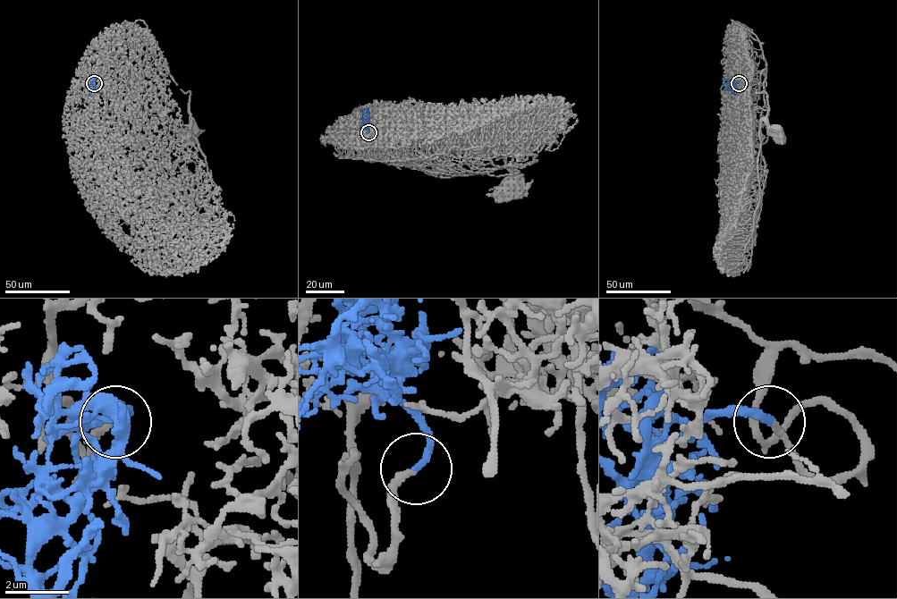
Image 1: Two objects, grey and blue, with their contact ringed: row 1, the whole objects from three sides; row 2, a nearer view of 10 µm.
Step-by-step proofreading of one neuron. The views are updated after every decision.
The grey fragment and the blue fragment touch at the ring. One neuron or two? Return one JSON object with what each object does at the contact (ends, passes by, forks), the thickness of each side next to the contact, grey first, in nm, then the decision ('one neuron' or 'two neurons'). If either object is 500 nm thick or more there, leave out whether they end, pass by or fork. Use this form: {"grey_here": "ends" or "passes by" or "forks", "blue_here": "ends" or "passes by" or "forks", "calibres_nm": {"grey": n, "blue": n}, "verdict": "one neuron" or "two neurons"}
{"grey_here": "ends", "blue_here": "ends", "calibres_nm": {"grey": 200, "blue": 240}, "verdict": "one neuron"}

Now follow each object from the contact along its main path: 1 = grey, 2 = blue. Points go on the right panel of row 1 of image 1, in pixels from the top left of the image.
1: (739, 83), (735, 78), (738, 114), (755, 120), (759, 128), (768, 113), (760, 125), (765, 122), (776, 132)
2: (739, 83), (723, 90)

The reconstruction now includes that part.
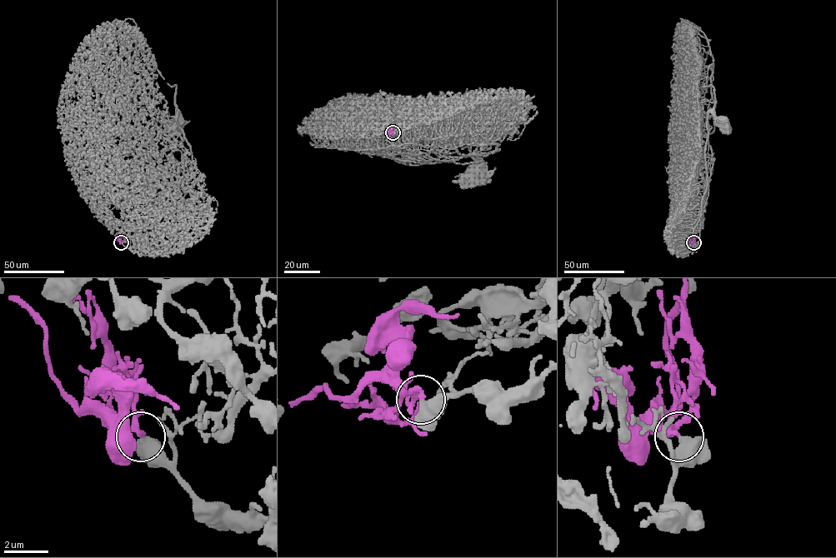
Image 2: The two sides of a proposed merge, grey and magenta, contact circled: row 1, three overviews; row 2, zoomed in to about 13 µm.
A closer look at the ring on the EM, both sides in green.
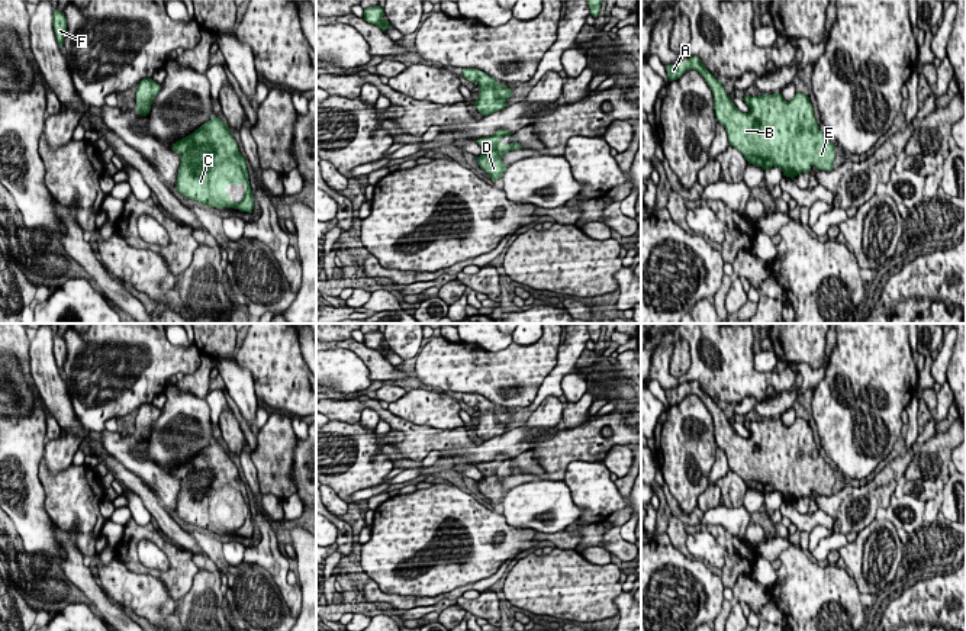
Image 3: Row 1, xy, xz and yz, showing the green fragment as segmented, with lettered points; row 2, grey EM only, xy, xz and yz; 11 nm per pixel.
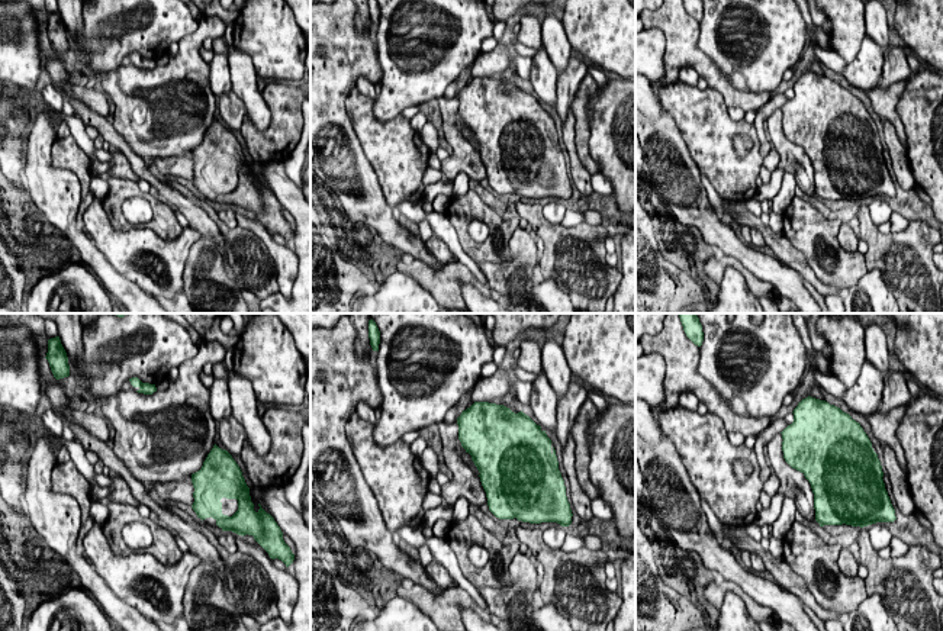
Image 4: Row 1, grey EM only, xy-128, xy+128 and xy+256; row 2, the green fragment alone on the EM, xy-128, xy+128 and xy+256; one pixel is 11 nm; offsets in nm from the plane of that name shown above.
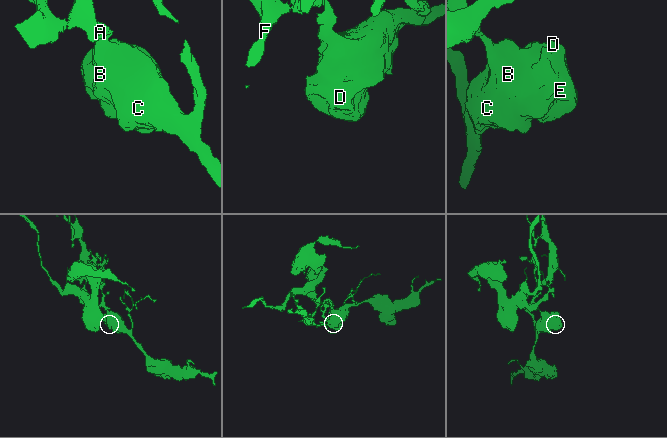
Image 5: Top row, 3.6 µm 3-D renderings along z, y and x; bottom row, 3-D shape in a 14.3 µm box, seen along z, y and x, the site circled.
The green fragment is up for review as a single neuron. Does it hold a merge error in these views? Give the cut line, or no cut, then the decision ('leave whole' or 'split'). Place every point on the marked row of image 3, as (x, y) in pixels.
cut none; leave whole

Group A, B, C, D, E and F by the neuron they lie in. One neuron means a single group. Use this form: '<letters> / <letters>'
A B C D E F

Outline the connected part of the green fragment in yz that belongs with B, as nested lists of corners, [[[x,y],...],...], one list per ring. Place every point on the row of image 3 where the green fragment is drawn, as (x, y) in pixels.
[[[689,57],[685,62],[666,65],[666,68],[669,81],[680,78],[688,70],[696,70],[705,78],[714,94],[717,120],[725,128],[730,145],[737,148],[748,164],[763,170],[779,167],[783,176],[792,180],[801,173],[809,173],[812,165],[825,171],[834,168],[834,145],[820,129],[806,94],[796,91],[790,102],[786,102],[780,93],[761,94],[759,97],[746,94],[743,100],[750,107],[750,112],[743,113],[725,93],[722,81],[717,80],[698,57]]]

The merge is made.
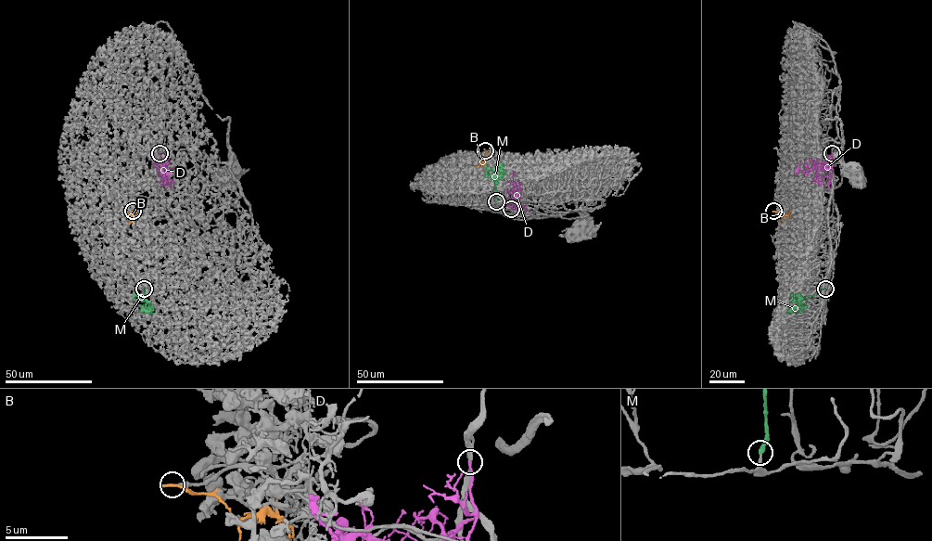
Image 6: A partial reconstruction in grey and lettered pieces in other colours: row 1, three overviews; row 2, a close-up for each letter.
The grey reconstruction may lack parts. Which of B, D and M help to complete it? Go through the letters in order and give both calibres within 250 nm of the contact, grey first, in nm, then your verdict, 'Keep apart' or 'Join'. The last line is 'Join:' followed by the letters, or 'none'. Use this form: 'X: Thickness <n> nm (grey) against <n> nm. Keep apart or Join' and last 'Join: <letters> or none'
B: Thickness 240 nm (grey) against 260 nm. Keep apart
D: Thickness 170 nm (grey) against 190 nm. Keep apart
M: Thickness 220 nm (grey) against 320 nm. Join
Join: M

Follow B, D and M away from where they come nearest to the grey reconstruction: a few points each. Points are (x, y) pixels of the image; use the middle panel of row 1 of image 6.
B: (485, 150), (484, 162), (475, 167)
D: (512, 209), (517, 207), (513, 175)
M: (496, 201), (494, 181), (497, 184), (497, 177), (503, 173), (501, 165), (497, 167)

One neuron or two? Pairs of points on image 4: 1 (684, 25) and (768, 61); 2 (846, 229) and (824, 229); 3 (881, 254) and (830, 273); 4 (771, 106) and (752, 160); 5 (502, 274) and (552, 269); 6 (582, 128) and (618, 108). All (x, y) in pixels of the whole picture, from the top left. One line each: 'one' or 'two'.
1: two
2: two
3: two
4: two
5: two
6: two

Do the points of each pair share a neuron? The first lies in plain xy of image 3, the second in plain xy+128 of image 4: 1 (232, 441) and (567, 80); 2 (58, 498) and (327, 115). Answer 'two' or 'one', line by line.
1: two
2: two

